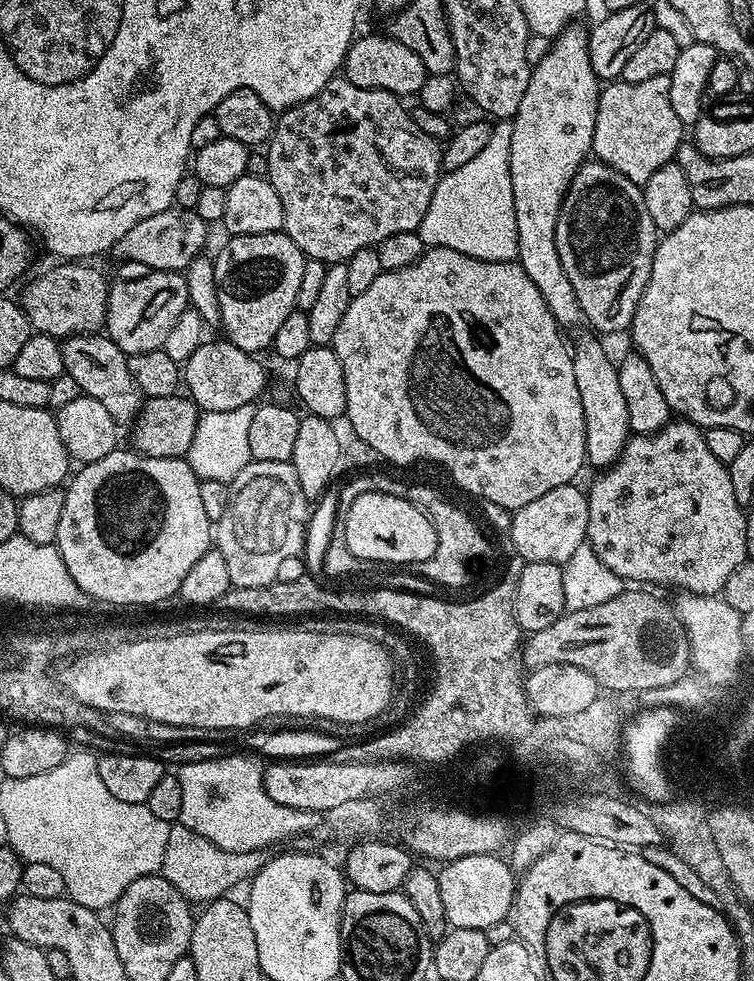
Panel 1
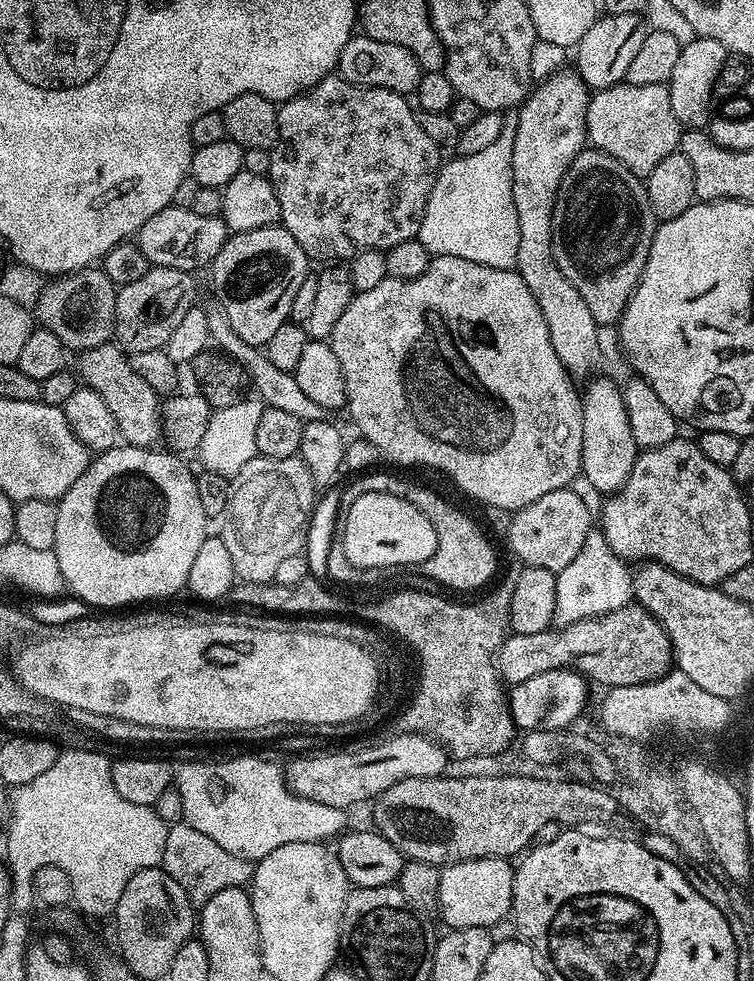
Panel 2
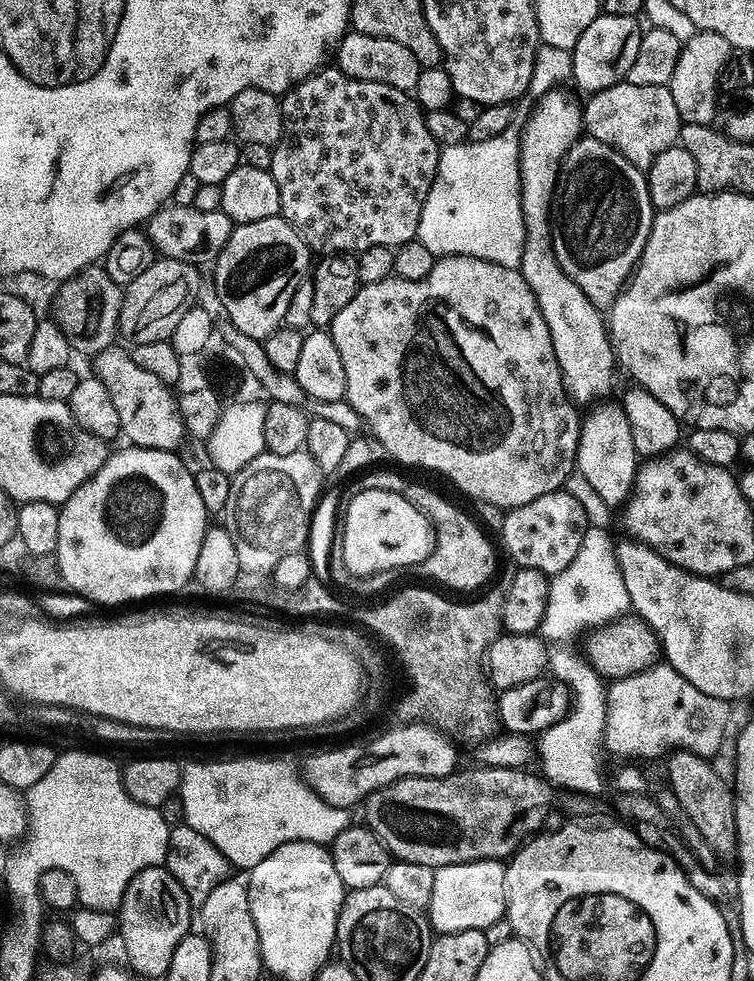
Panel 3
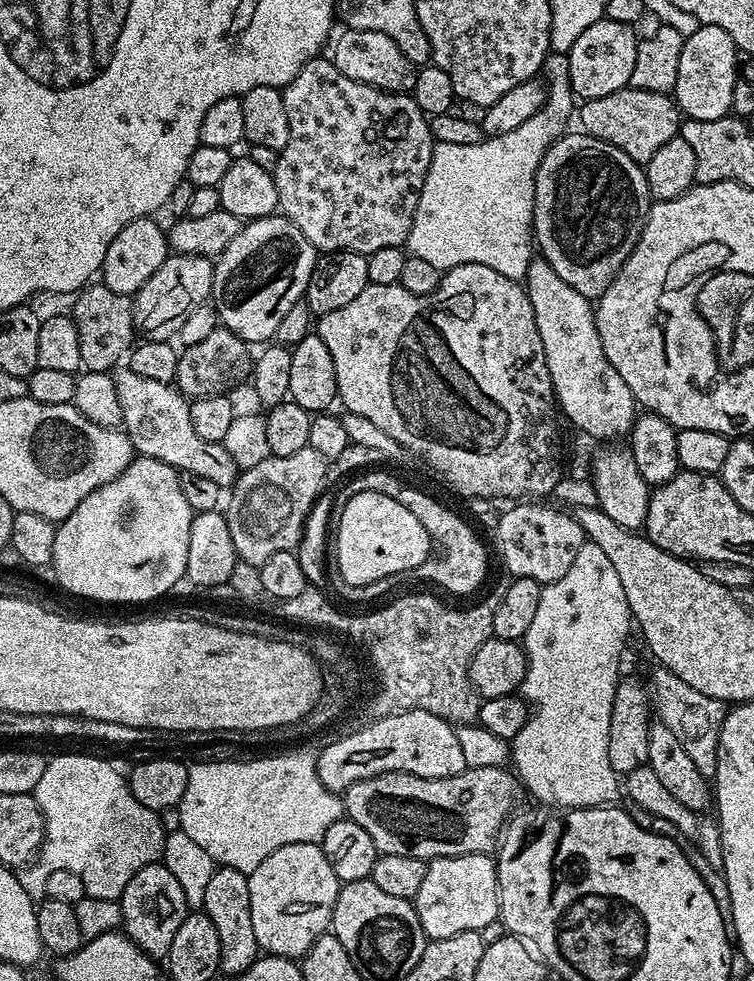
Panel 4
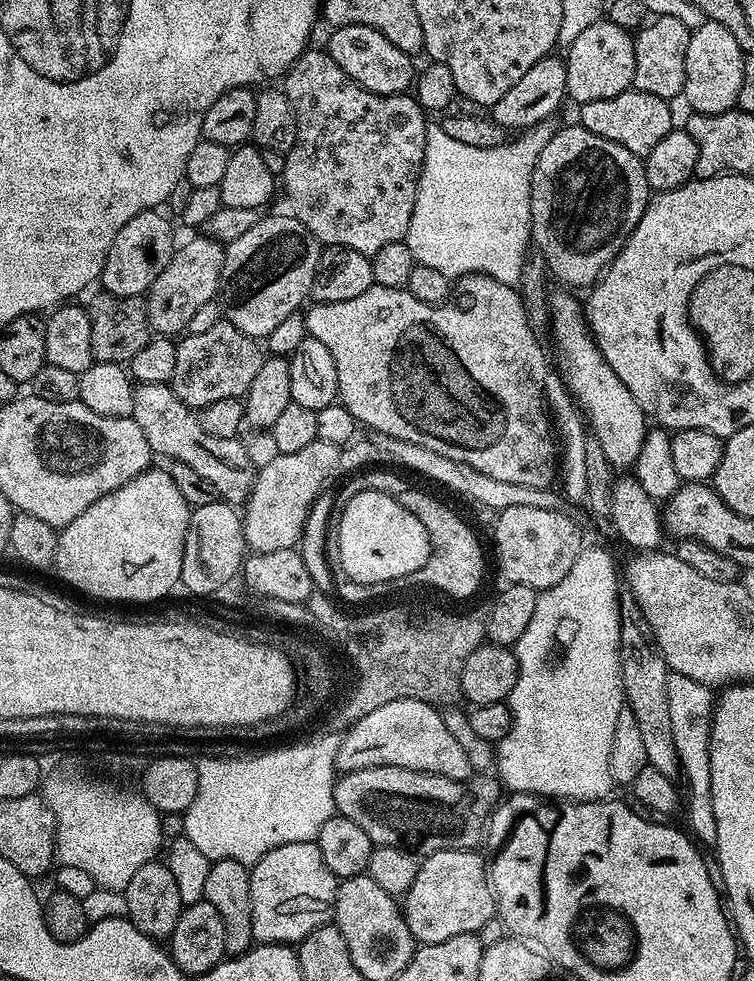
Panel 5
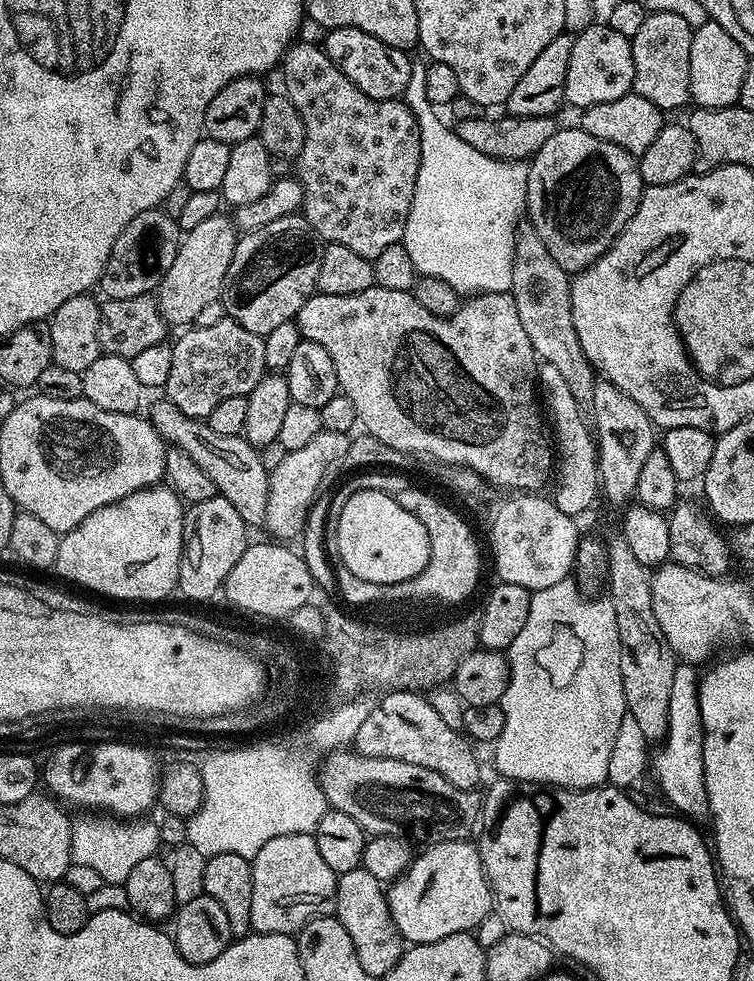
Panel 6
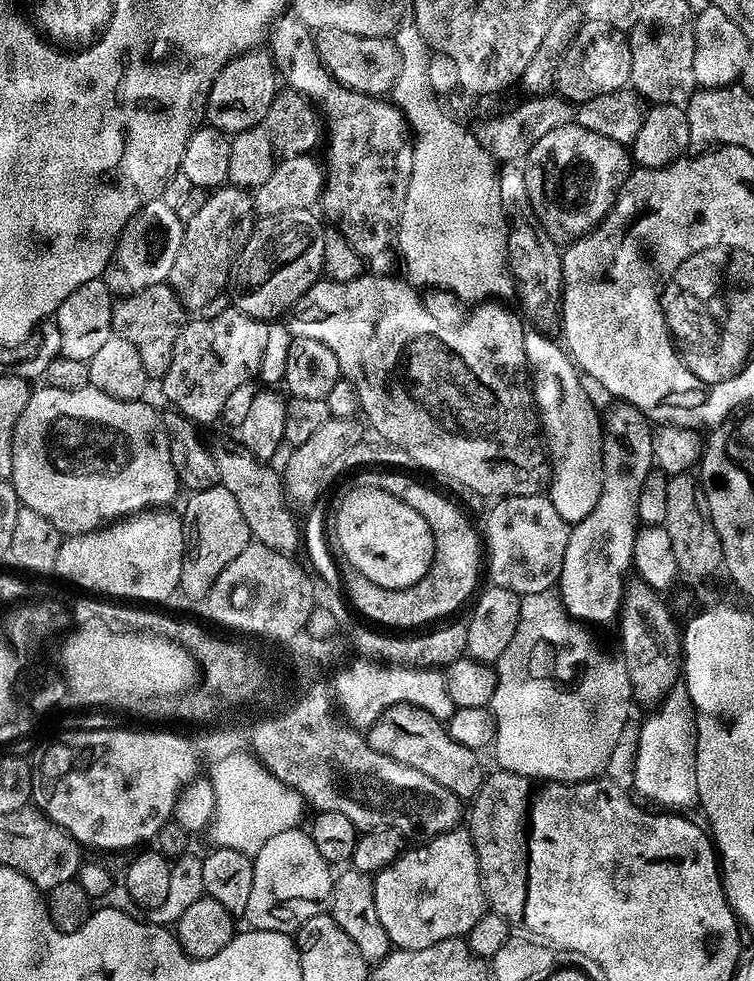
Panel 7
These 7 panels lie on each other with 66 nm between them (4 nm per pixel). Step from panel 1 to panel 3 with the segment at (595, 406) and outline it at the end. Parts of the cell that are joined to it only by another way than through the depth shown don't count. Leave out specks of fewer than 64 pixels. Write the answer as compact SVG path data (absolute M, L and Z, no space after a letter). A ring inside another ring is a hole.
M623 407L600 408L594 414L583 417L575 471L578 476L580 472L589 490L604 504L623 505L631 497L632 488L636 485L638 457Z

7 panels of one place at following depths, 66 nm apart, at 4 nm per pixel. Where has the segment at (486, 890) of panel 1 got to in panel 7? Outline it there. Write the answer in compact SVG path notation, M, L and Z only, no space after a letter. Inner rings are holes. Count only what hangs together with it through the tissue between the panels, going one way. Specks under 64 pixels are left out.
M463 827L455 828L453 832L443 832L441 836L431 837L417 844L420 844L417 848L409 847L390 866L375 873L372 881L378 918L393 946L405 952L422 950L434 942L467 937L474 922L478 922L478 918L482 918L486 911L476 848L472 844L471 835Z

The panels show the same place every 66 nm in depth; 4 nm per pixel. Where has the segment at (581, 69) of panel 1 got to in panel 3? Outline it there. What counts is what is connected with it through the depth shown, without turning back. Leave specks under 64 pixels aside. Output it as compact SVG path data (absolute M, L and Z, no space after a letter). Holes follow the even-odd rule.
M555 90L544 94L535 101L536 109L532 117L522 124L521 139L521 196L524 210L524 249L520 259L520 273L526 278L526 286L530 286L534 294L534 302L538 304L538 310L542 312L542 318L546 322L546 330L550 332L550 342L554 348L554 358L558 364L558 370L562 376L564 389L573 401L600 400L612 388L616 380L618 365L616 356L610 350L608 343L608 326L602 319L601 309L596 308L570 282L570 278L558 266L558 258L554 258L552 249L551 225L548 218L548 209L551 207L553 186L556 184L556 175L559 172L561 158L568 152L570 146L578 138L578 108L571 104L562 92Z

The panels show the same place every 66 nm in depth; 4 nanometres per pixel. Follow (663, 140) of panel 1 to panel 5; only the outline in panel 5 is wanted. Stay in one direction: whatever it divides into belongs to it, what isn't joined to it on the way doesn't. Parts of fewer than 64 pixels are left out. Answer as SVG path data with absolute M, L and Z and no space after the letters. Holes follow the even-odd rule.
M629 90L618 94L614 98L598 98L598 102L586 102L579 105L579 127L590 130L590 134L598 134L598 138L606 138L610 142L618 142L618 146L626 146L638 157L645 157L666 138L668 132L673 131L673 105L667 100L658 98L654 94Z

